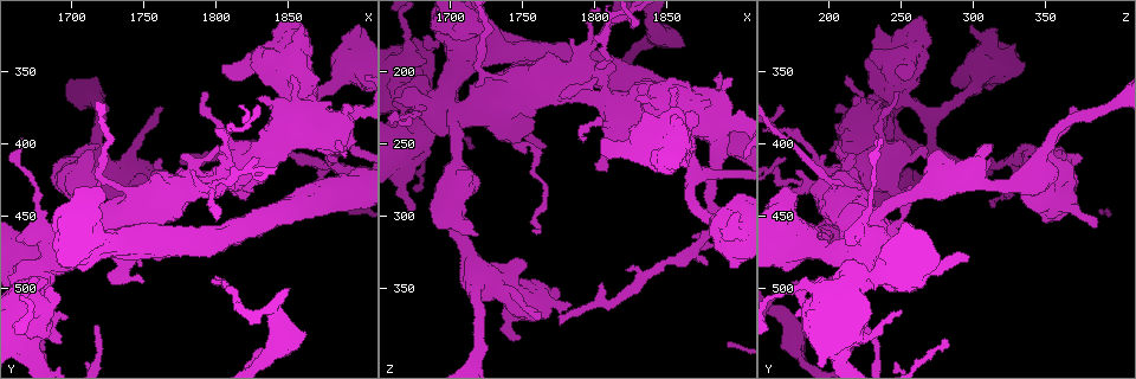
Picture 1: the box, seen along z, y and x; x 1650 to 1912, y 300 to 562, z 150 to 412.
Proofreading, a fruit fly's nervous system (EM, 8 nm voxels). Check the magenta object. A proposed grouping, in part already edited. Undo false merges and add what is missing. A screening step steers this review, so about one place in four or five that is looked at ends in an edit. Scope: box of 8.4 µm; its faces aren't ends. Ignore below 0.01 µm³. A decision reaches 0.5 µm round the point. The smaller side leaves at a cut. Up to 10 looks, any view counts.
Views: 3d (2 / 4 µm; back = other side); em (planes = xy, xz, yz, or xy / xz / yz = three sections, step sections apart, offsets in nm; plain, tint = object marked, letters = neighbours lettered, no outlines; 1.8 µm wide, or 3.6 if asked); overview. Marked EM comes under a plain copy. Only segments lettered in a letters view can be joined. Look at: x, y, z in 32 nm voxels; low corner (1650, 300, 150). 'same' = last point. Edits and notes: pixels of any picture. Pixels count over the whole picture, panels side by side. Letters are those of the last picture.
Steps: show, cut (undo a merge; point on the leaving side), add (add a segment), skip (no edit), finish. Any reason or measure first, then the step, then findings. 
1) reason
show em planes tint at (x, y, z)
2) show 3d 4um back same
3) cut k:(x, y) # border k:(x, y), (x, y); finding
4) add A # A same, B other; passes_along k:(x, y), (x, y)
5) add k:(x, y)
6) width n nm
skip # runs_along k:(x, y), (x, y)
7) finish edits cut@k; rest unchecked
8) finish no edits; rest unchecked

three-way junction
show 3d 2um at (1704, 446, 238)

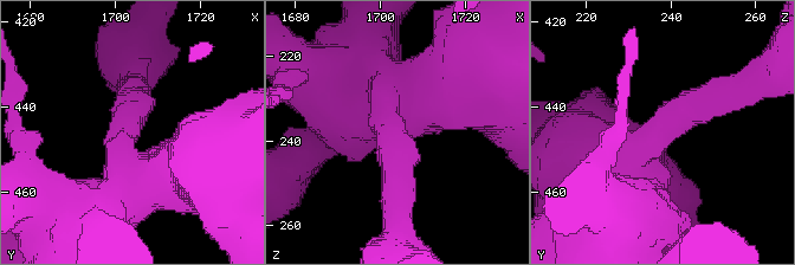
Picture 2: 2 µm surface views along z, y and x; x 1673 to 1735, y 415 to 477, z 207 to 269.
arms 3; arm_widths 220, 440, 550 nm; need the tissue
show em 3.6um yz step 8 tint at (1702, 446, 238)

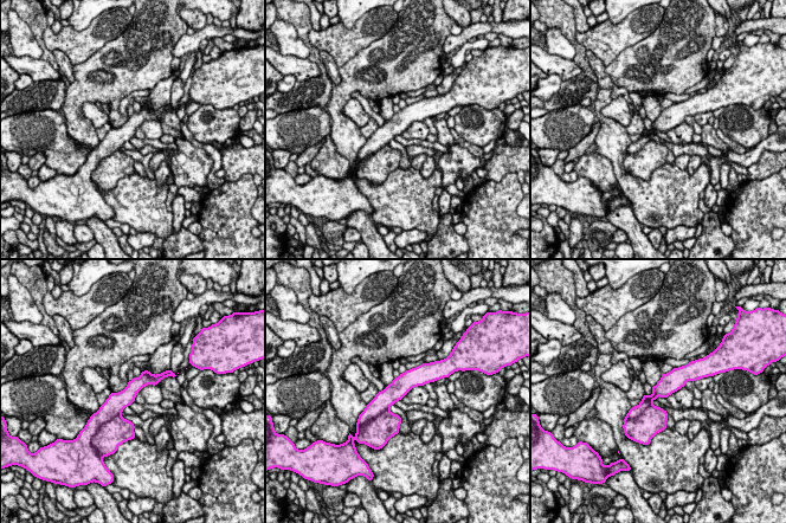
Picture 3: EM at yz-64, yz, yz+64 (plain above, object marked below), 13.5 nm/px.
show em 3.6um planes letters same

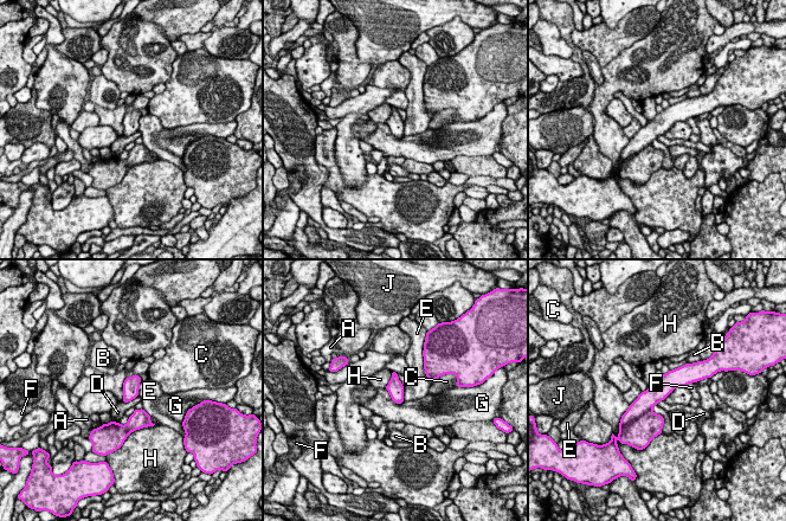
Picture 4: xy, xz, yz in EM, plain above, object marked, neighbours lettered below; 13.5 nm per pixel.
skip # A other, B other, C other, D other, E other, F other, G other, H other, J other; border 4:(385, 388), (394, 401), (403, 403); all the same neuron

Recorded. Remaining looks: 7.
sharp bend
show em xy step 4 tint at (1742, 434, 204)

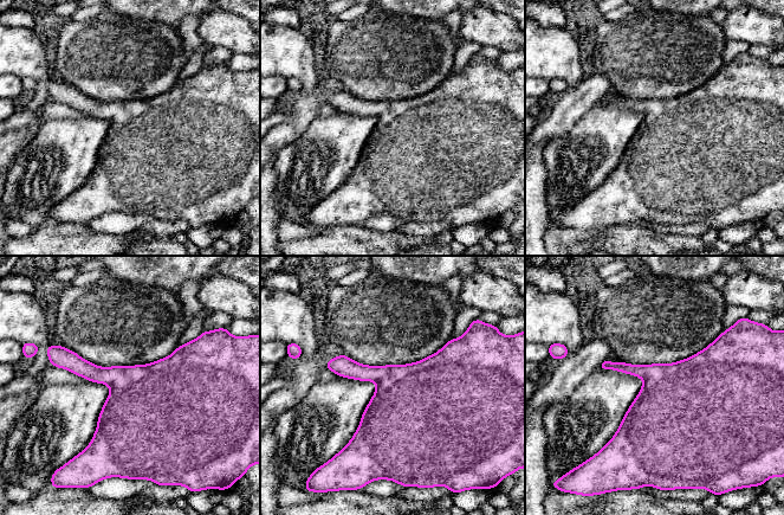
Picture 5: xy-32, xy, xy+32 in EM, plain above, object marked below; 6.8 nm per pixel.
cut it another way
show em planes letters same

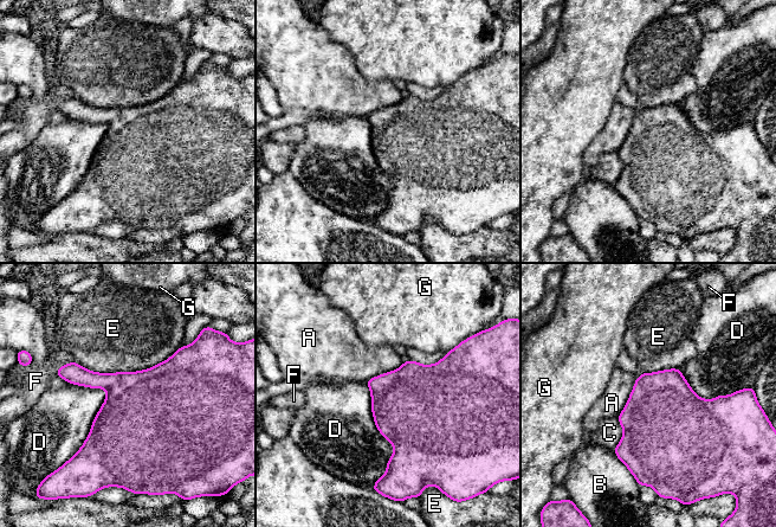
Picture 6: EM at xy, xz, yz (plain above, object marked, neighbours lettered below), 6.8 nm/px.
longest_contact E 750 nm
skip # A other, B other, C other, D other, E other, F other, G other; all the same neuron

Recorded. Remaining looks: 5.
branch stops here
show 3d 4um at (1852, 352, 214)

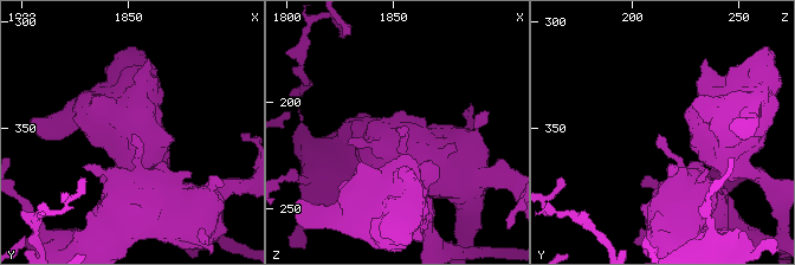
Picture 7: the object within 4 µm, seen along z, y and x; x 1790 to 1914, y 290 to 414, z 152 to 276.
show em planes letters at (1853, 353, 212)

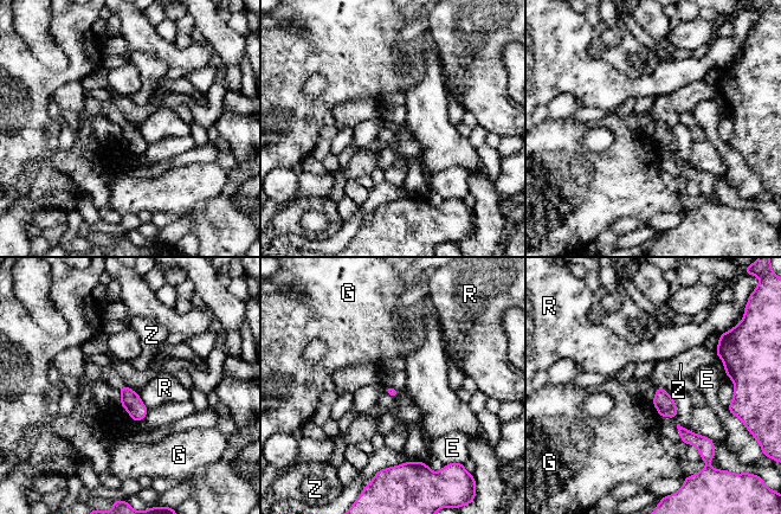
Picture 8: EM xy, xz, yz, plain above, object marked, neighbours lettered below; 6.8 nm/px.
skip # E other, G other, R other, Z other; border 8:(692, 431), (714, 441); no lettered segment goes on from it

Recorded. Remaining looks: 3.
branch stops here
show em xz step 16 letters at (1832, 544, 216)

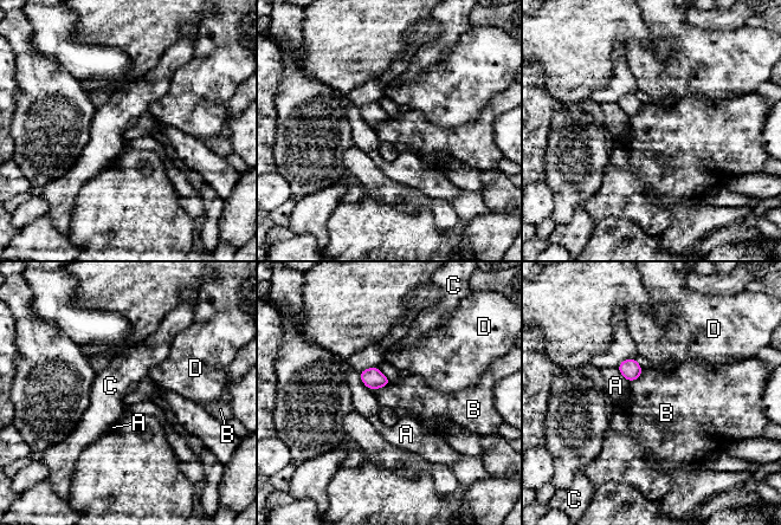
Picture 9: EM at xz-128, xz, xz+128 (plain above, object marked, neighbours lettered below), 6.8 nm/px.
show em planes letters same

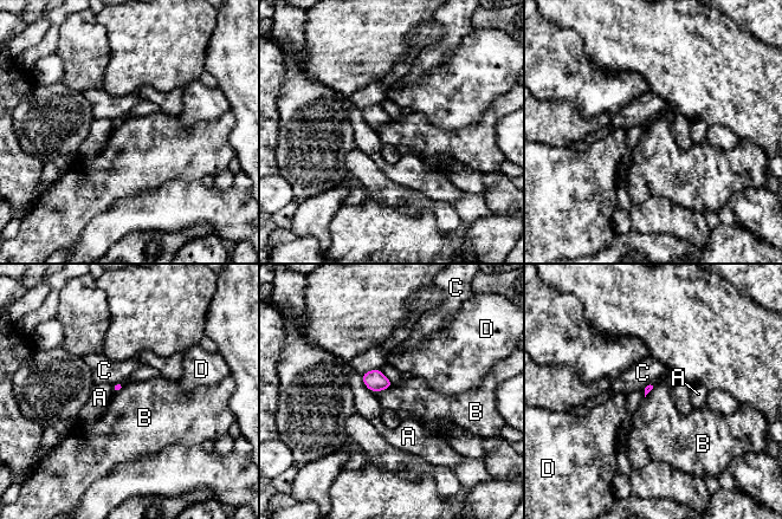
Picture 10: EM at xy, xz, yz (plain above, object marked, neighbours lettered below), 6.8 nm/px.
skip # A other, B other, C other, D other; border 10:(392, 384), (376, 393); no lettered segment goes on from it

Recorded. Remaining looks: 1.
finish no edits; rest unchecked

